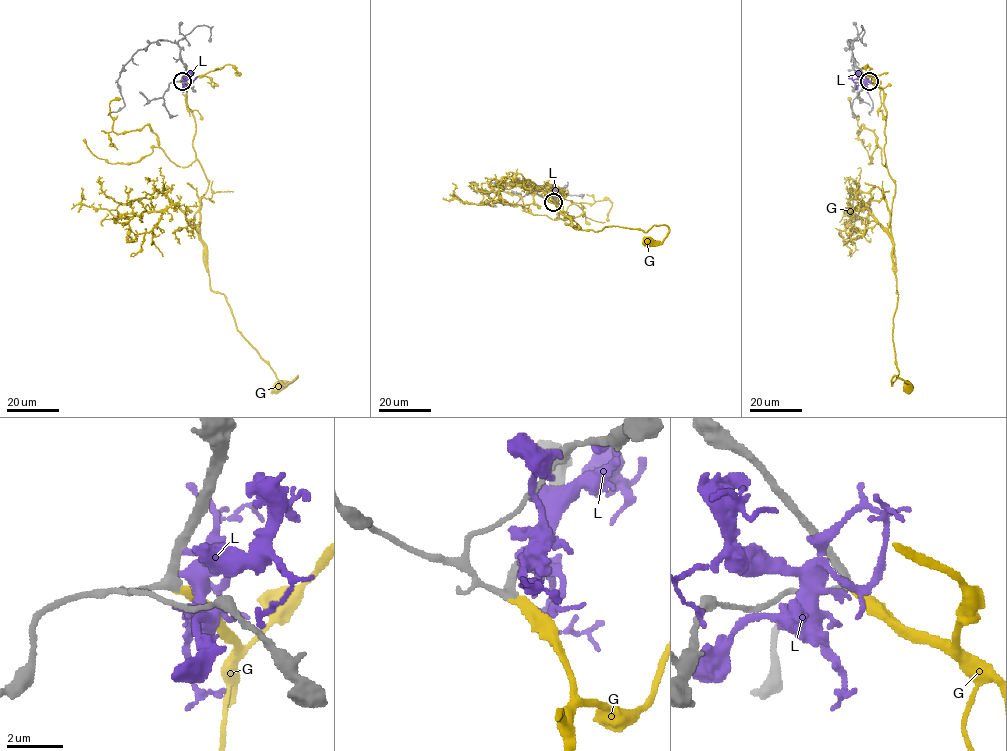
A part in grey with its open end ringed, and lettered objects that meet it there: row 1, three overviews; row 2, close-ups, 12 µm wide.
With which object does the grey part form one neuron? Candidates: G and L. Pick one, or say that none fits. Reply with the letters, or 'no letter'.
G

